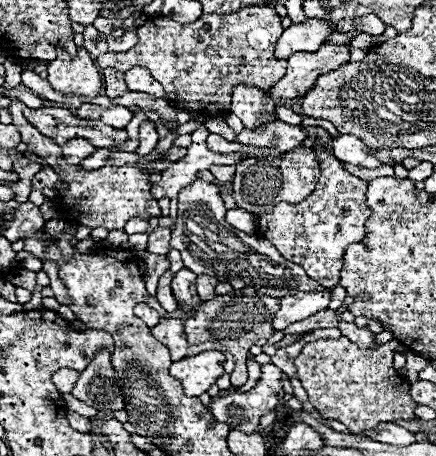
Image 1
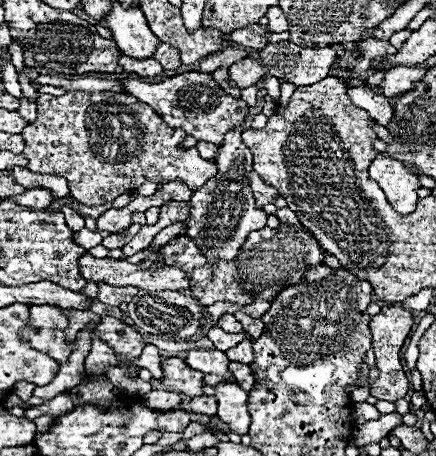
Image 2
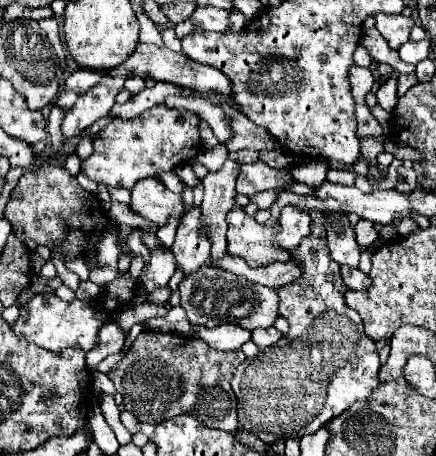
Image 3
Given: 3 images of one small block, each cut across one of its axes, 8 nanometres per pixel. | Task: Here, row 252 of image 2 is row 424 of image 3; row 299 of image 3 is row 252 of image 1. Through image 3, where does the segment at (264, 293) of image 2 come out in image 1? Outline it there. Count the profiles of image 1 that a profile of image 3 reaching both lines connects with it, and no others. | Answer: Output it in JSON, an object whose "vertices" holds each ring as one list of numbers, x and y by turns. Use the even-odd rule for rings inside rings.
{"vertices":[[314,146,312,150,316,152,320,162,320,178,314,192,306,200,290,208,284,208,284,202,278,204,272,214,260,218,258,234,270,240,288,262,302,266,312,280,332,290,340,282,342,256,346,246,360,242,366,234,364,224,372,214,366,206,368,182,348,174,342,168,342,162,324,148]]}

